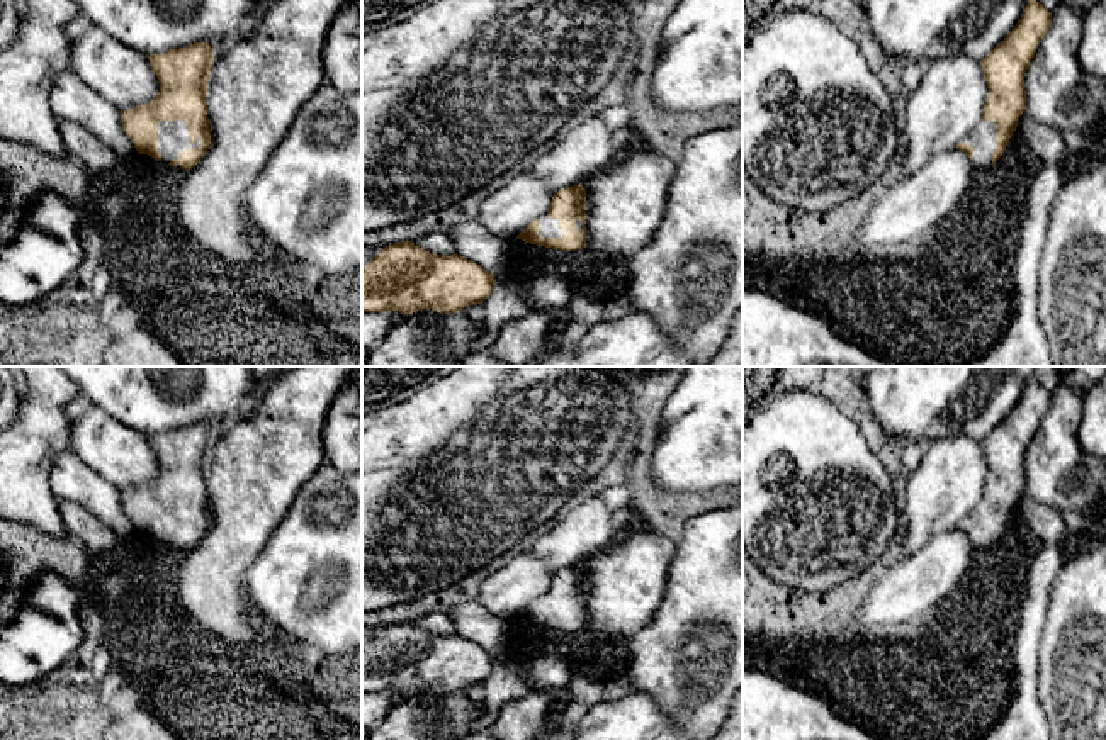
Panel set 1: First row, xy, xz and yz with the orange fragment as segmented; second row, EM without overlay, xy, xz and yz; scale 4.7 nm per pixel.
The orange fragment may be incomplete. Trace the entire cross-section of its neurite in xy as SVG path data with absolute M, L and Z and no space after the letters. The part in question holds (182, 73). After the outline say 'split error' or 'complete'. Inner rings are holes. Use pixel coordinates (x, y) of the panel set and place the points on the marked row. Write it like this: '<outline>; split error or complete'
M207 42L148 56L160 92L151 102L119 110L139 154L190 171L211 144L207 80L214 54Z; split error

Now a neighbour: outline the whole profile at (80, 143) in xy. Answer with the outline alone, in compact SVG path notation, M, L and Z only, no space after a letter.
M58 119L58 129L68 154L78 158L92 175L119 173L119 156L93 132L66 119Z

